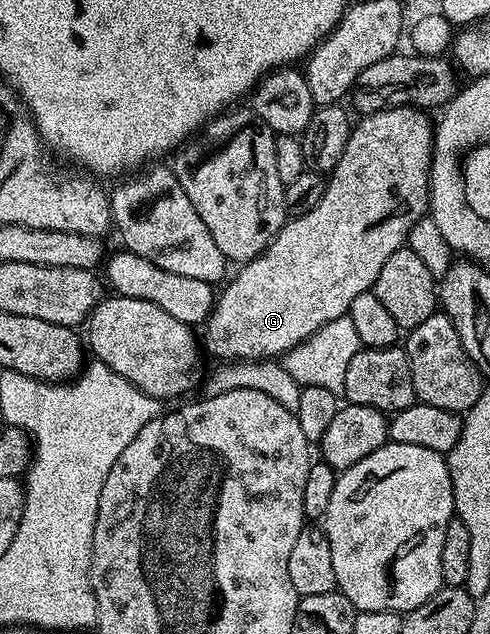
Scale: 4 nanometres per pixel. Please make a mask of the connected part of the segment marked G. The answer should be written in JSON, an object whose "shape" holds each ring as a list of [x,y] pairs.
{"shape":[[[392,107],[358,118],[358,123],[356,120],[347,149],[343,149],[339,165],[328,176],[323,201],[307,213],[292,216],[267,249],[251,262],[240,264],[237,276],[220,288],[213,312],[203,327],[203,347],[208,354],[210,351],[217,361],[276,360],[327,325],[327,321],[348,316],[351,301],[372,288],[387,257],[406,246],[411,229],[426,218],[435,123],[425,115],[428,114],[419,107]]]}

